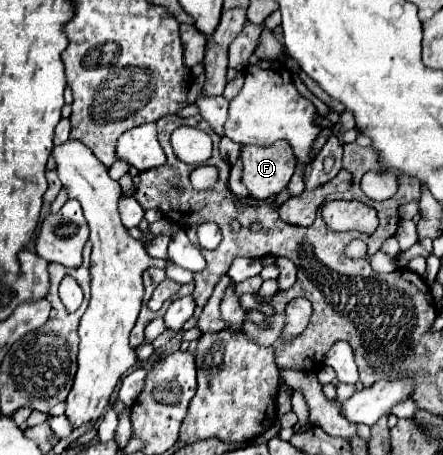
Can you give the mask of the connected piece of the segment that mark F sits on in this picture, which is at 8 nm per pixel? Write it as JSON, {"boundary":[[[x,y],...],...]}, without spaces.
{"boundary":[[[275,141],[271,145],[243,147],[243,183],[249,195],[265,199],[287,187],[295,171],[295,153],[289,141]]]}

